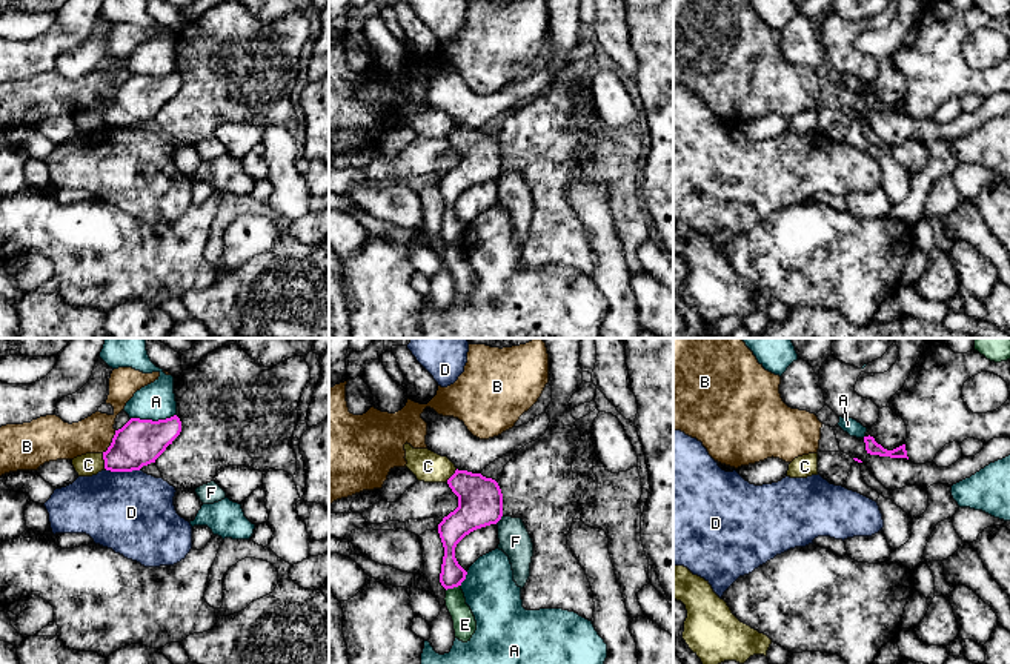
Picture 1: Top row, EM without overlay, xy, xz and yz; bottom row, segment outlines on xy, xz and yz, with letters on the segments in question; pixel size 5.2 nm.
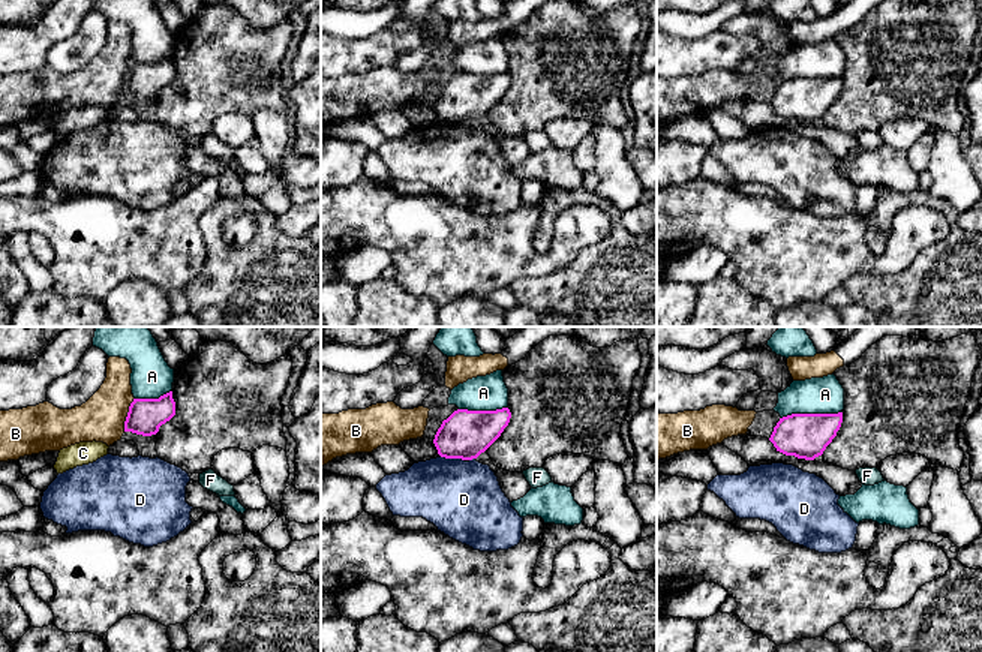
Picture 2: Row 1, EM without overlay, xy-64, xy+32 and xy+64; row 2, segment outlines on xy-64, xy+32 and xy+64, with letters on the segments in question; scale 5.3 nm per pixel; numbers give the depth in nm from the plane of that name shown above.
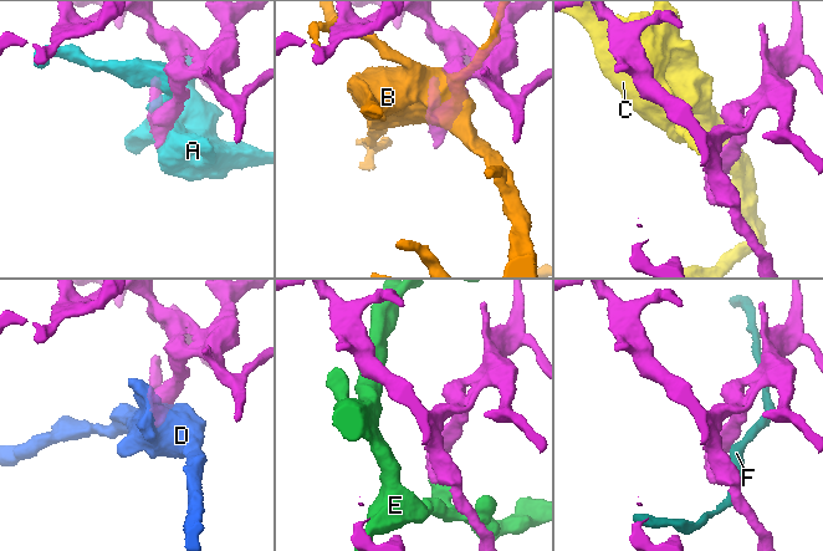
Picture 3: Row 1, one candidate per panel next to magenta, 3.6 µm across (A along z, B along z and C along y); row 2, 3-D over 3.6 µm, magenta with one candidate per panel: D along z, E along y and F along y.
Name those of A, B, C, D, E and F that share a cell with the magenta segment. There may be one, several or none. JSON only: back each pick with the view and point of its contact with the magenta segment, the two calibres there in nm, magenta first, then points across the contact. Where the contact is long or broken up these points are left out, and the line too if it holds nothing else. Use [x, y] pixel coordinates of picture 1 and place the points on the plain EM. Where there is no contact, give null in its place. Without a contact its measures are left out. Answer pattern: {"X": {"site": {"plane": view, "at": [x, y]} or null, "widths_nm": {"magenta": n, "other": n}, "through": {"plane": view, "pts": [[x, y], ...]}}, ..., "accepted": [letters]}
{"accepted": []}

